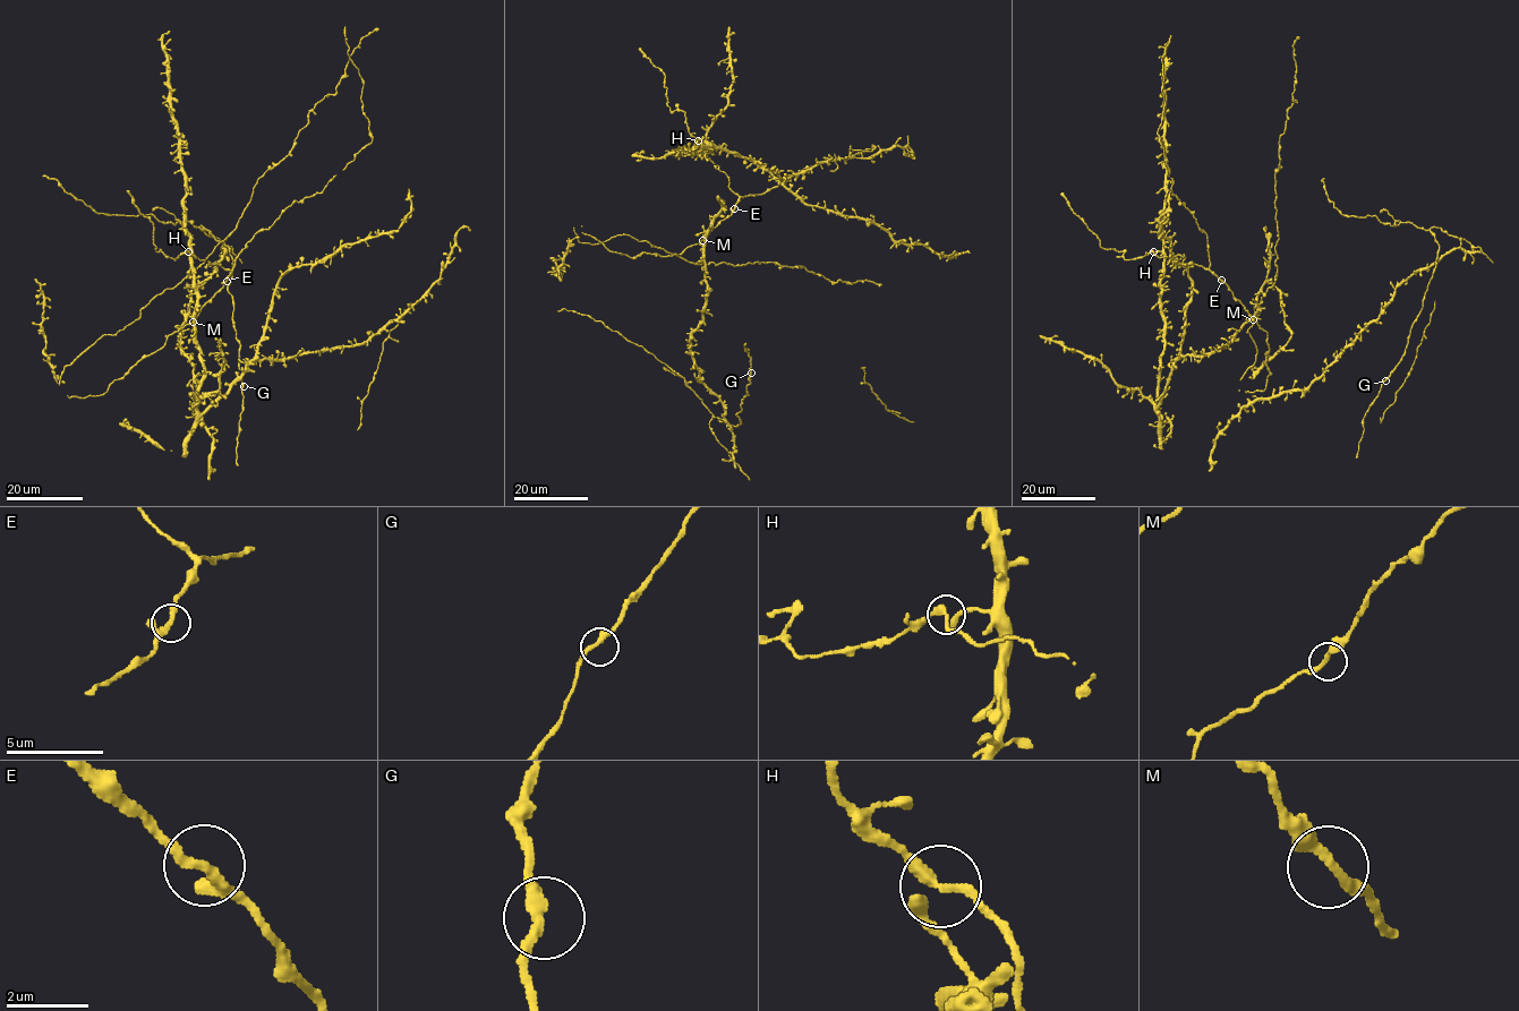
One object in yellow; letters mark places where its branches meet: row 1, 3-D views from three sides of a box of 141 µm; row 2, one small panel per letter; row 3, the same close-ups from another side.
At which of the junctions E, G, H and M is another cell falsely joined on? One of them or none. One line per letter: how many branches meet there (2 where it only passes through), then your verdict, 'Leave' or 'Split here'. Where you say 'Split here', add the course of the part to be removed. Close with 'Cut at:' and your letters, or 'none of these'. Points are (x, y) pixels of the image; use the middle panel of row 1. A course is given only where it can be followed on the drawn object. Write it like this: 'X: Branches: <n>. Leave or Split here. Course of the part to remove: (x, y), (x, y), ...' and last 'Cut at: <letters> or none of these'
E: Branches: 2. Leave
G: Branches: 2. Leave
H: Branches: 2. Leave
M: Branches: 2. Leave
Cut at: none of these

